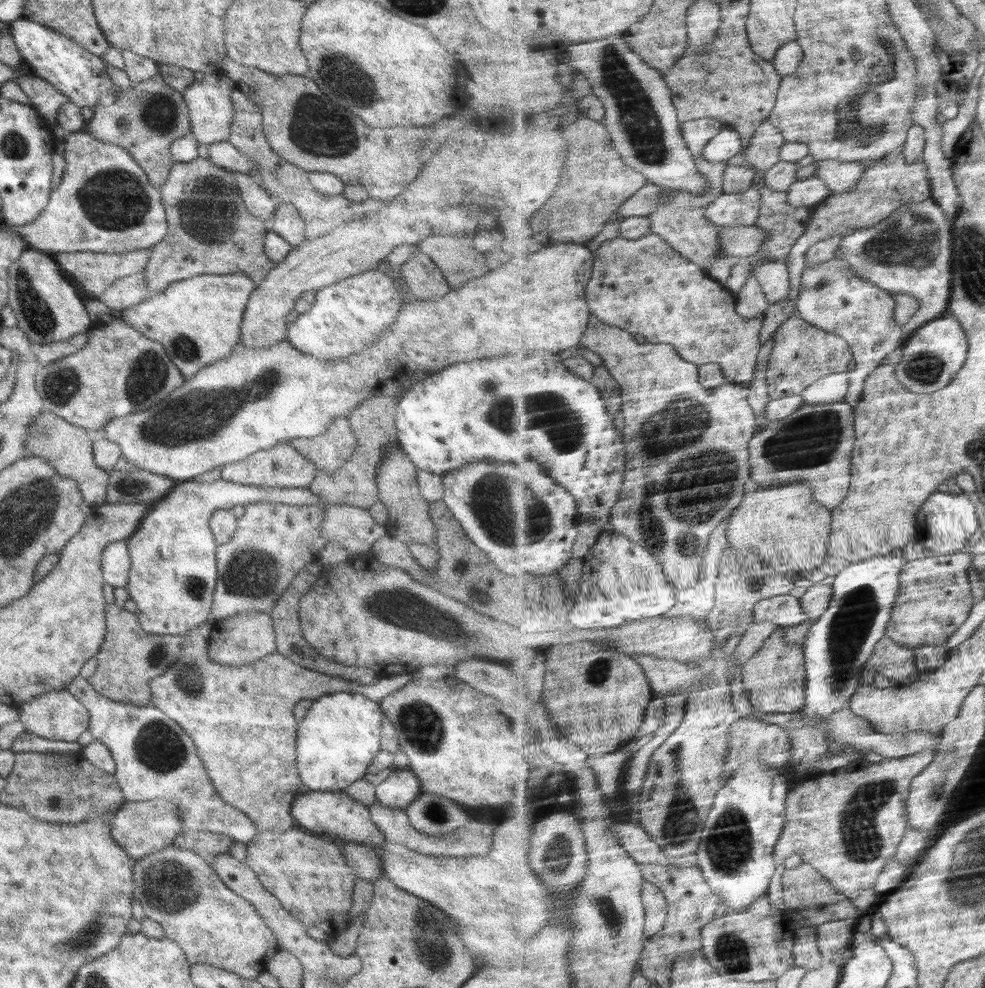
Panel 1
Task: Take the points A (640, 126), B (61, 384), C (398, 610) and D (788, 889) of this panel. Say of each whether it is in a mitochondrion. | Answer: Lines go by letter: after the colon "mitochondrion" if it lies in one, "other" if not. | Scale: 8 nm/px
A: mitochondrion
B: mitochondrion
C: mitochondrion
D: other

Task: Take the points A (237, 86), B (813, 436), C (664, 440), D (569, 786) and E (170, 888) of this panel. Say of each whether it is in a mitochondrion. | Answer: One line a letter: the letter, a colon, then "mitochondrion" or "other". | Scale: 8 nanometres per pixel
A: other
B: mitochondrion
C: mitochondrion
D: other
E: mitochondrion

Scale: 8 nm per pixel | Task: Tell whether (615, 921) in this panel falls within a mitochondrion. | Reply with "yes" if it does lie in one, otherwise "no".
yes

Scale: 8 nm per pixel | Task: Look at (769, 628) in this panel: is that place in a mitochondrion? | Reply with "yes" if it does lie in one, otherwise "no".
no

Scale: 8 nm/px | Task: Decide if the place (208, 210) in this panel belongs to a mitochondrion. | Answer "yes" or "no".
yes

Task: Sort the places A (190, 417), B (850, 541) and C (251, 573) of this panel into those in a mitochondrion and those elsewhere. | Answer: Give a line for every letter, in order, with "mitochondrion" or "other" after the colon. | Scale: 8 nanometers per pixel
A: mitochondrion
B: other
C: mitochondrion

